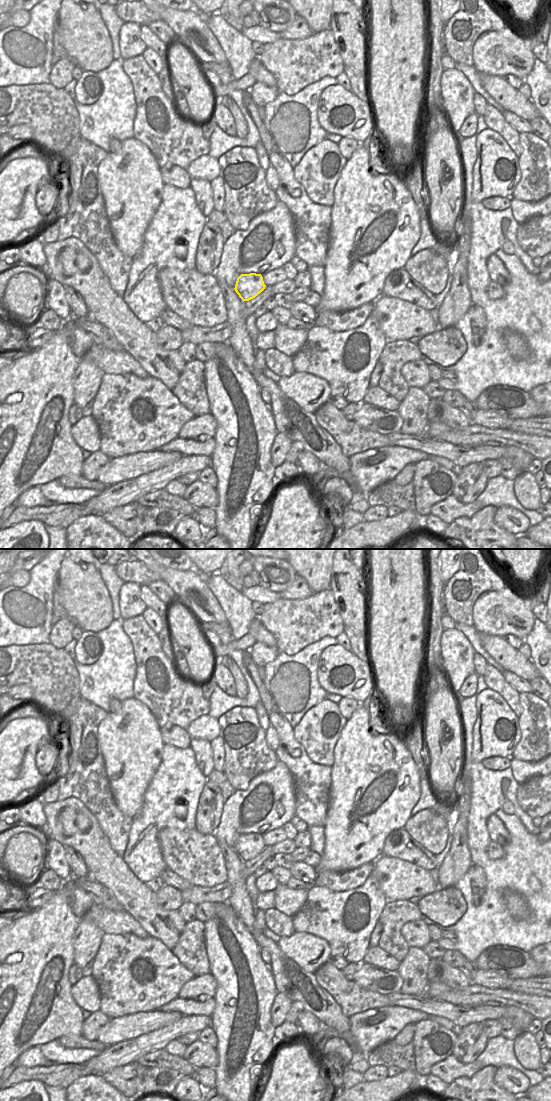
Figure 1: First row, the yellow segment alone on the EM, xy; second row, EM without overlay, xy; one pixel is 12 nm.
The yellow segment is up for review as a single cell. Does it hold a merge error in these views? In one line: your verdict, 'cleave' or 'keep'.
cleave

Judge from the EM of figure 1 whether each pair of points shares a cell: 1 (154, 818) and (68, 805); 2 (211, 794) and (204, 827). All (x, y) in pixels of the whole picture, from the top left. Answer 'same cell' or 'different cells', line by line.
1: different cells
2: same cell

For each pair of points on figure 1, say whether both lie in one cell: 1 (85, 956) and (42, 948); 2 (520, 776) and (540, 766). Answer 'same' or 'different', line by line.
1: different
2: same

